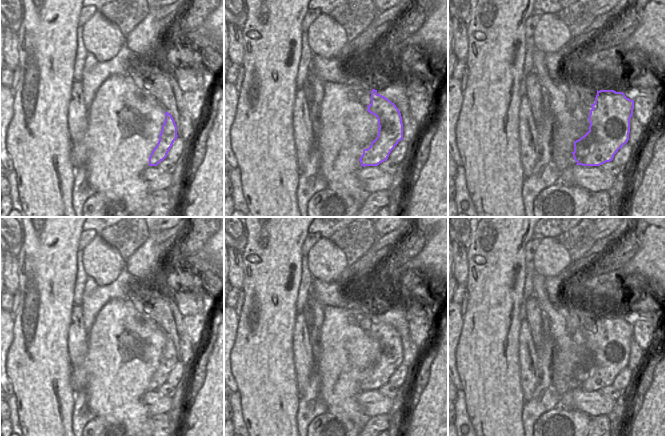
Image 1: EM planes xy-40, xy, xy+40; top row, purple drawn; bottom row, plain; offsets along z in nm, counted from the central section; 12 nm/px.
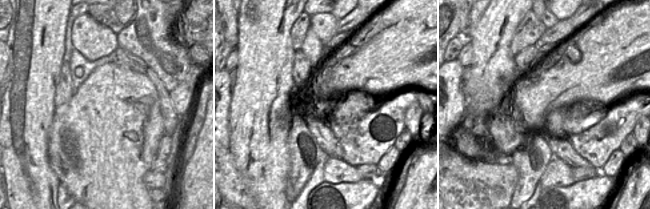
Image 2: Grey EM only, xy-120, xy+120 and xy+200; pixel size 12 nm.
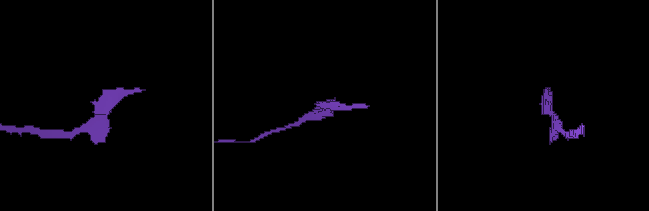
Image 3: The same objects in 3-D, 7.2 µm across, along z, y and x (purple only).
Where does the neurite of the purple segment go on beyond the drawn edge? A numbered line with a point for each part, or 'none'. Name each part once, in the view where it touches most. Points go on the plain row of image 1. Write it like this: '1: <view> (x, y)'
1: xy+40 (584, 320)

